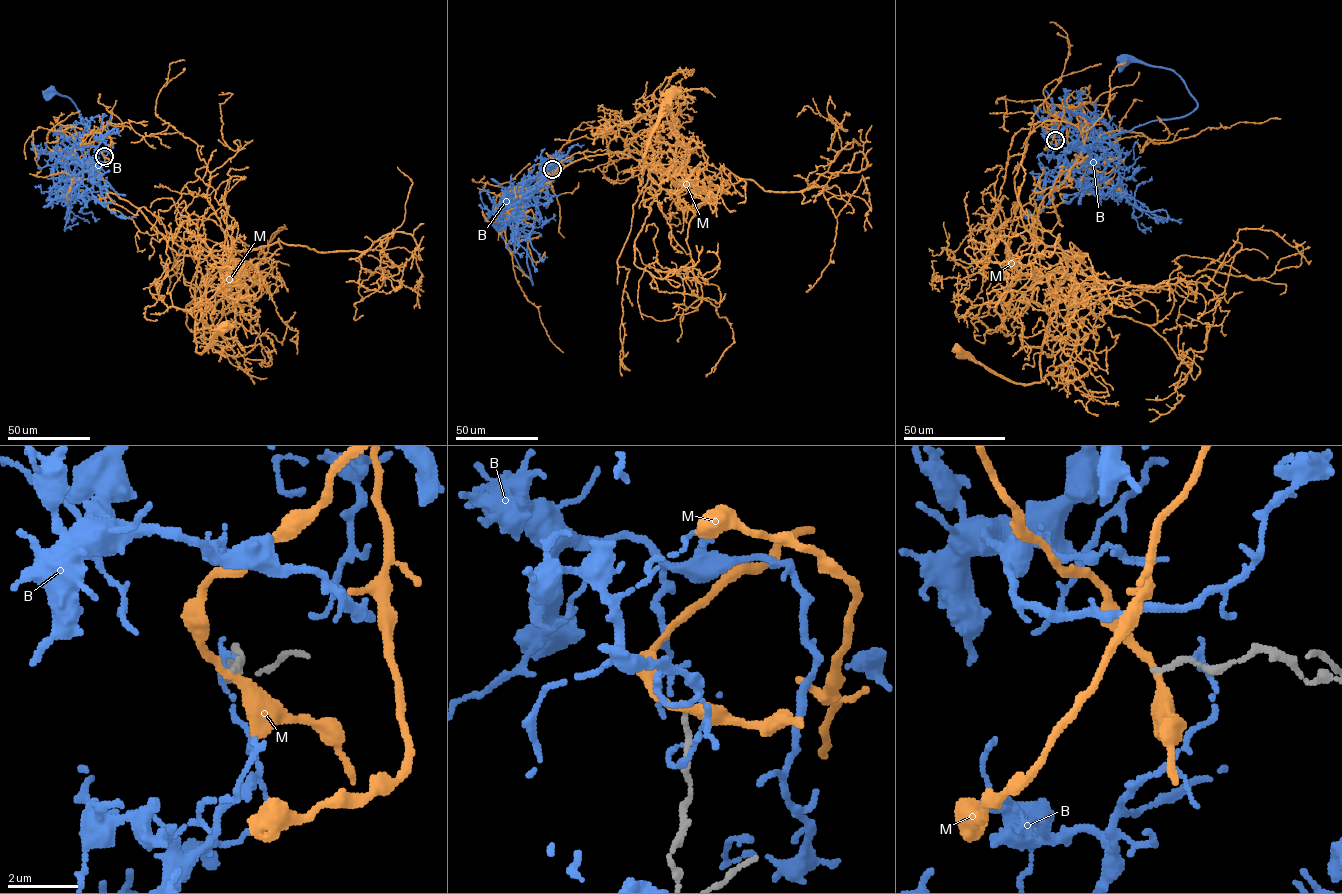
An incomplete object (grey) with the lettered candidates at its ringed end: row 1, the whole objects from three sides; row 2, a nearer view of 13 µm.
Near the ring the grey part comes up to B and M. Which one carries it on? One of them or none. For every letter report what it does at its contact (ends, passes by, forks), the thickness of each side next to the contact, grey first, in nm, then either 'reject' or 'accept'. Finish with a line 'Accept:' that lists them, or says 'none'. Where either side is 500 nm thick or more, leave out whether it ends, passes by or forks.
B: it ends there; 240 nm thick on the grey side, 150 nm on the other; reject
M: it passes by; 150 nm thick on the grey side, 240 nm on the other; reject
Accept: none

